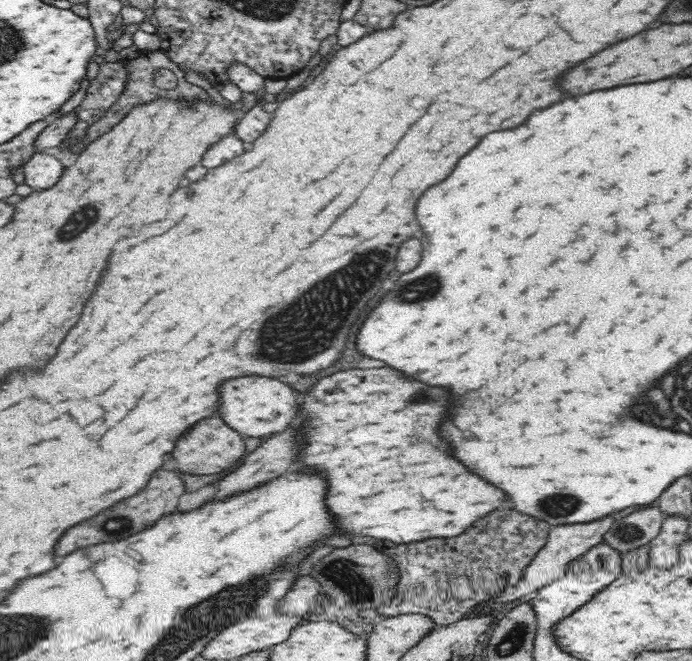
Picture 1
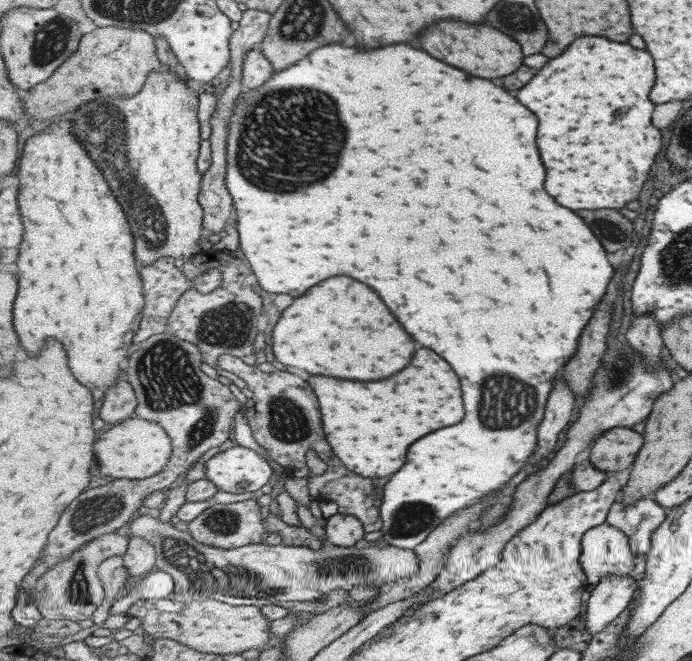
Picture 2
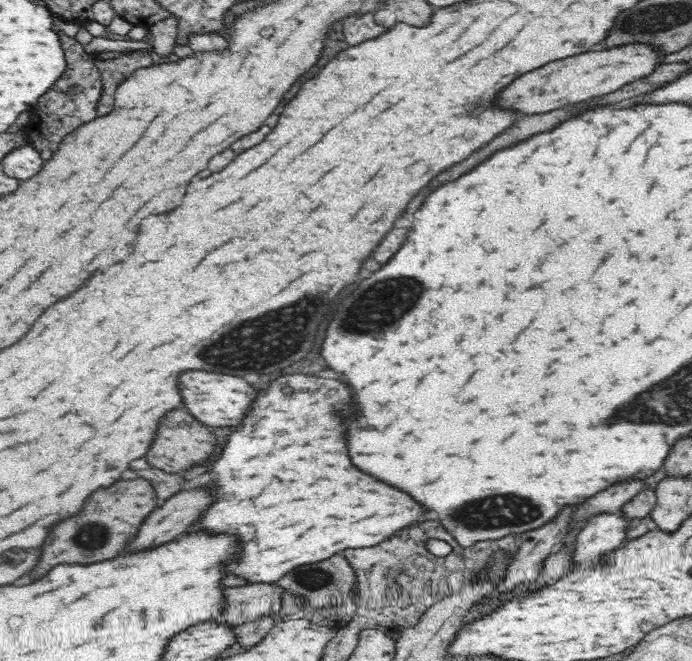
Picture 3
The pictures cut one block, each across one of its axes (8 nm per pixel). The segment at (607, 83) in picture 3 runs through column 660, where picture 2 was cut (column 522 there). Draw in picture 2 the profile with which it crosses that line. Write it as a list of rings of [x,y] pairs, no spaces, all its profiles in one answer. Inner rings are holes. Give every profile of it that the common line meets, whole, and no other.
[[[443,20],[443,24],[435,24],[435,28],[427,28],[427,36],[423,36],[421,46],[431,52],[431,56],[439,56],[447,64],[465,68],[473,76],[479,78],[499,78],[509,76],[513,70],[519,70],[523,64],[521,44],[515,42],[511,36],[503,34],[497,28],[485,24],[463,24],[461,20]]]

